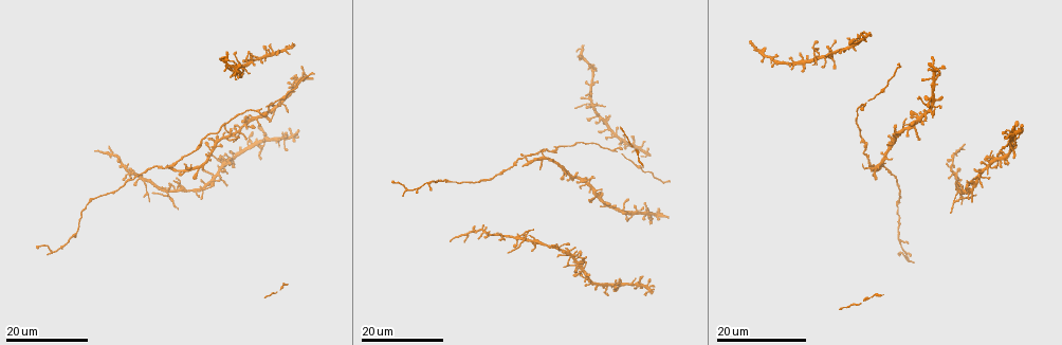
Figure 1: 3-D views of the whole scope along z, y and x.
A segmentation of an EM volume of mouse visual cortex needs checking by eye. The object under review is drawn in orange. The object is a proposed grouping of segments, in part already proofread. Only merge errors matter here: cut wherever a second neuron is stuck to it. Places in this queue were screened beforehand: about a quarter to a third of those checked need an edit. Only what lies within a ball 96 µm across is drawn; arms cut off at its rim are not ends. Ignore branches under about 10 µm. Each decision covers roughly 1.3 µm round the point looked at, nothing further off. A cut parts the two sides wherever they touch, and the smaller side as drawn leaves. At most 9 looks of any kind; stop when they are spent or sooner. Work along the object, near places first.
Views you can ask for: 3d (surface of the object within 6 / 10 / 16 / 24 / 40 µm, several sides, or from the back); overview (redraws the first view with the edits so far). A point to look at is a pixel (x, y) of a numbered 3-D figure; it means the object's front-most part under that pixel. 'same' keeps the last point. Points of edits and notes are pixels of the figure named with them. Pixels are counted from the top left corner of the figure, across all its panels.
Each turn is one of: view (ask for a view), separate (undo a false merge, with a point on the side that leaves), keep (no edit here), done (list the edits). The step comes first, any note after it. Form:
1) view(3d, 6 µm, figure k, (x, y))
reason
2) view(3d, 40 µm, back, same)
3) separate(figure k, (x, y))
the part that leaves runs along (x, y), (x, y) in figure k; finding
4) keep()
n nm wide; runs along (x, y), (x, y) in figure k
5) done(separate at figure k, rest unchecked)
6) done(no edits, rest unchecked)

view(3d, 24 µm, figure 1, (198, 169))
three-way junction

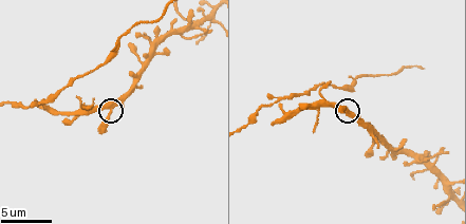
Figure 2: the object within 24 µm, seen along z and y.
view(3d, 10 µm, figure 2, (111, 107))
zoom in

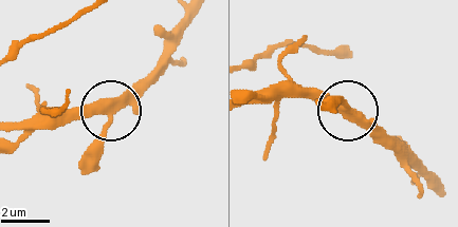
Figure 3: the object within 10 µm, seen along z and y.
keep()
3 arms; runs along (14, 124), (105, 112), (108, 118), (98, 164) in figure 3; continuous, no second neuron

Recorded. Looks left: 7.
view(3d, 6 µm, figure 2, (281, 103))
looks like a crossing

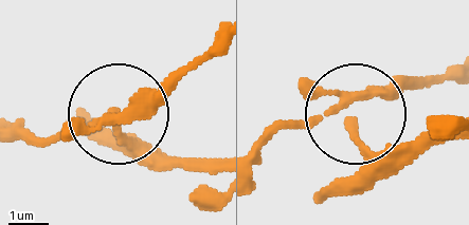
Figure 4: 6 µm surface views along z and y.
view(3d, 6 µm, back, figure 4, (110, 116))
from behind

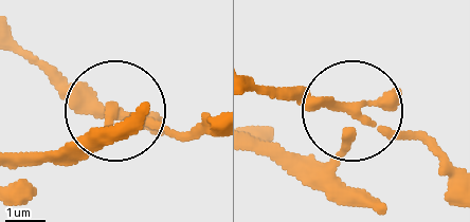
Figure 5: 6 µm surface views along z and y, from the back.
keep()
230 nm wide; runs along (452, 171), (421, 144), (355, 117), (313, 188) in figure 5; continuous, no second neuron

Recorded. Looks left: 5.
view(3d, 24 µm, figure 1, (259, 111))
calibre changes

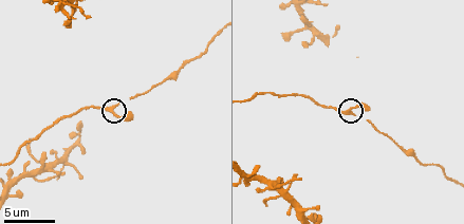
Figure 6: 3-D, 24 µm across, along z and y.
view(3d, 6 µm, figure 6, (114, 108))

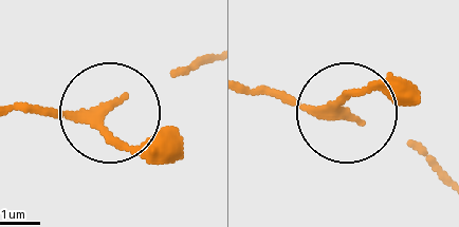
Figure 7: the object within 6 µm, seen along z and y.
keep()
240 nm wide; runs along (250, 92), (341, 112), (428, 162) in figure 7; all the same neuron

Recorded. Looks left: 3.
view(3d, 24 µm, figure 1, (130, 172))
looks like a crossing

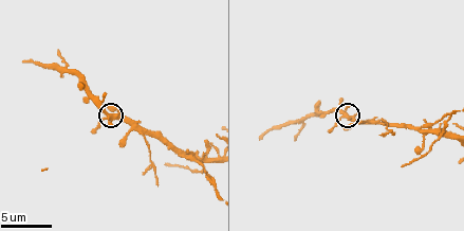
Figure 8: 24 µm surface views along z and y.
view(3d, 10 µm, figure 8, (110, 115))

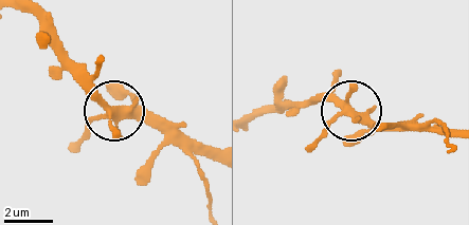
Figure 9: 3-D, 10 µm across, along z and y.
view(3d, 10 µm, back, figure 9, (114, 111))
other side

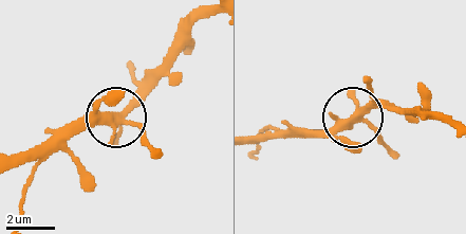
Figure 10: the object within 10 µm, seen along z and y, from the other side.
keep()
all the same neuron

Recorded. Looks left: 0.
done(no edits, rest unchecked)

